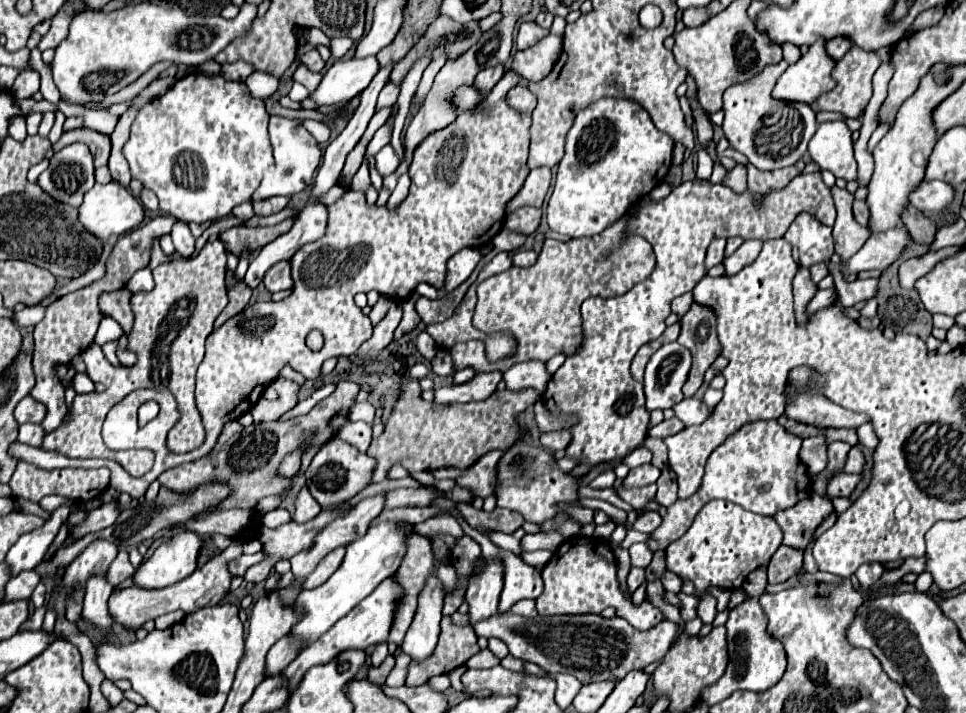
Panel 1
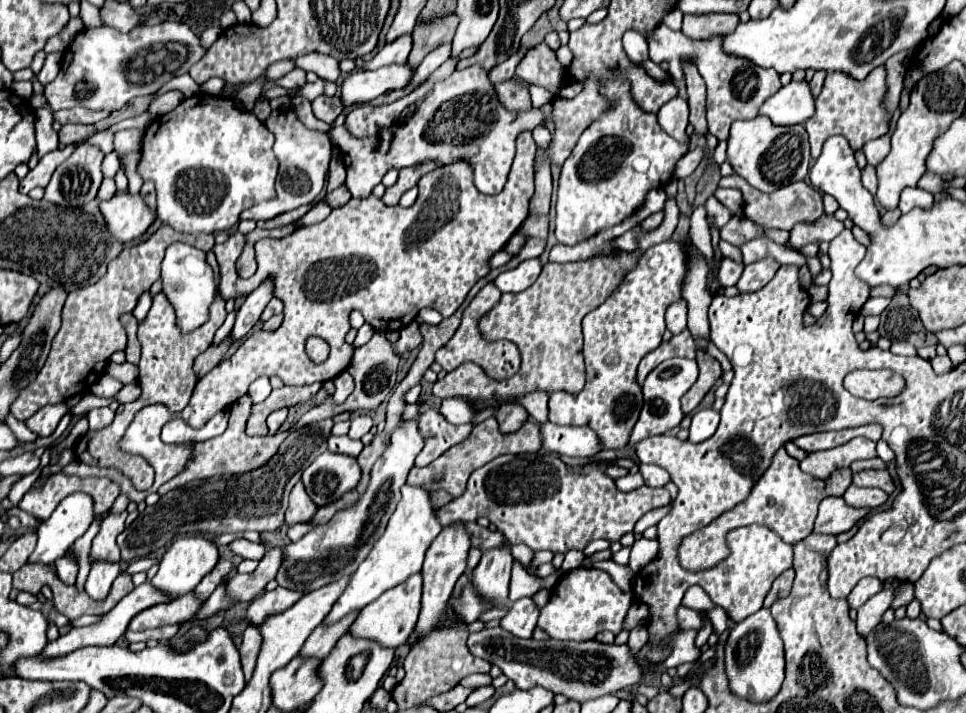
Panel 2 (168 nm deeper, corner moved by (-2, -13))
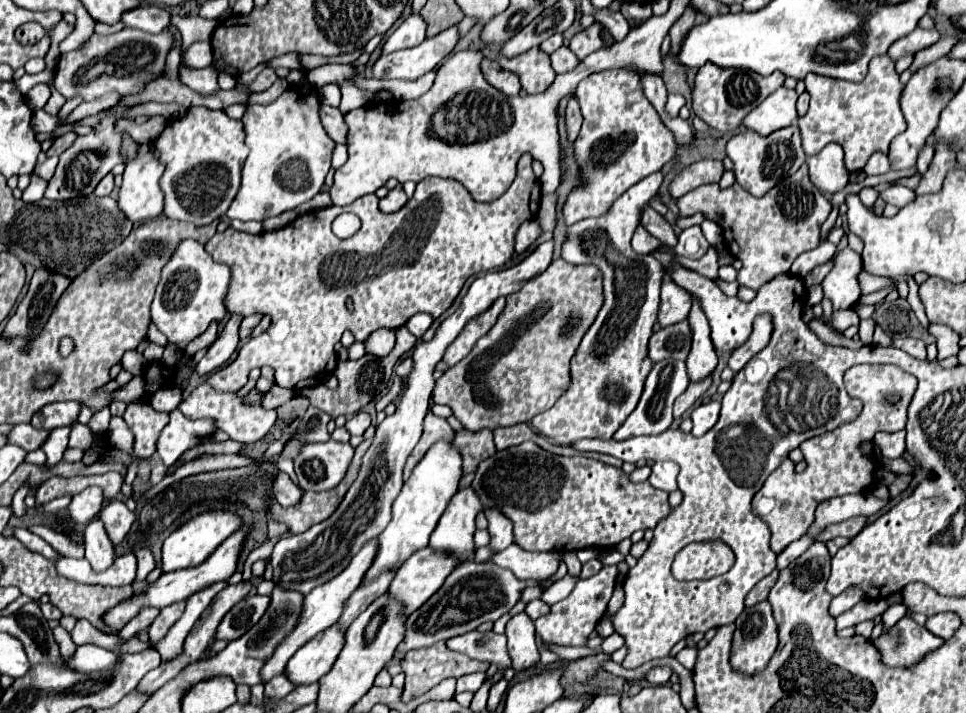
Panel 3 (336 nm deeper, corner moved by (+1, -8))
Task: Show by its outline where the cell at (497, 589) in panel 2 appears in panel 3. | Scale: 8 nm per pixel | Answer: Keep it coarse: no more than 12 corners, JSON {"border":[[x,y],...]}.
{"border":[[485,510],[493,554],[513,542],[513,524],[499,510]]}

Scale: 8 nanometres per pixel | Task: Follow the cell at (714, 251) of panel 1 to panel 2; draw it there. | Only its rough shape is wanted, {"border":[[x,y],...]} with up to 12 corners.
{"border":[[722,259],[720,285],[736,285],[744,265]]}

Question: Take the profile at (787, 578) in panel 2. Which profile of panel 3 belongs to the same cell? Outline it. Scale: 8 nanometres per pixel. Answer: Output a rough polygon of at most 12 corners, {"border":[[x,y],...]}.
{"border":[[773,570],[747,594],[745,604],[753,606],[767,600],[769,590],[779,578]]}

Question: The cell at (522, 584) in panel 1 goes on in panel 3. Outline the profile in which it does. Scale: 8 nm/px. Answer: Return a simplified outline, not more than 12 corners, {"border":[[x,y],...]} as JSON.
{"border":[[525,612],[507,622],[515,670],[539,662],[533,620]]}

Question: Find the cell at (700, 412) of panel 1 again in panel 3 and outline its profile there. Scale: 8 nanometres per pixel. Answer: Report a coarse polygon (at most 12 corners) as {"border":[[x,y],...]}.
{"border":[[712,400],[691,412],[693,434],[703,436],[719,418],[721,403]]}

